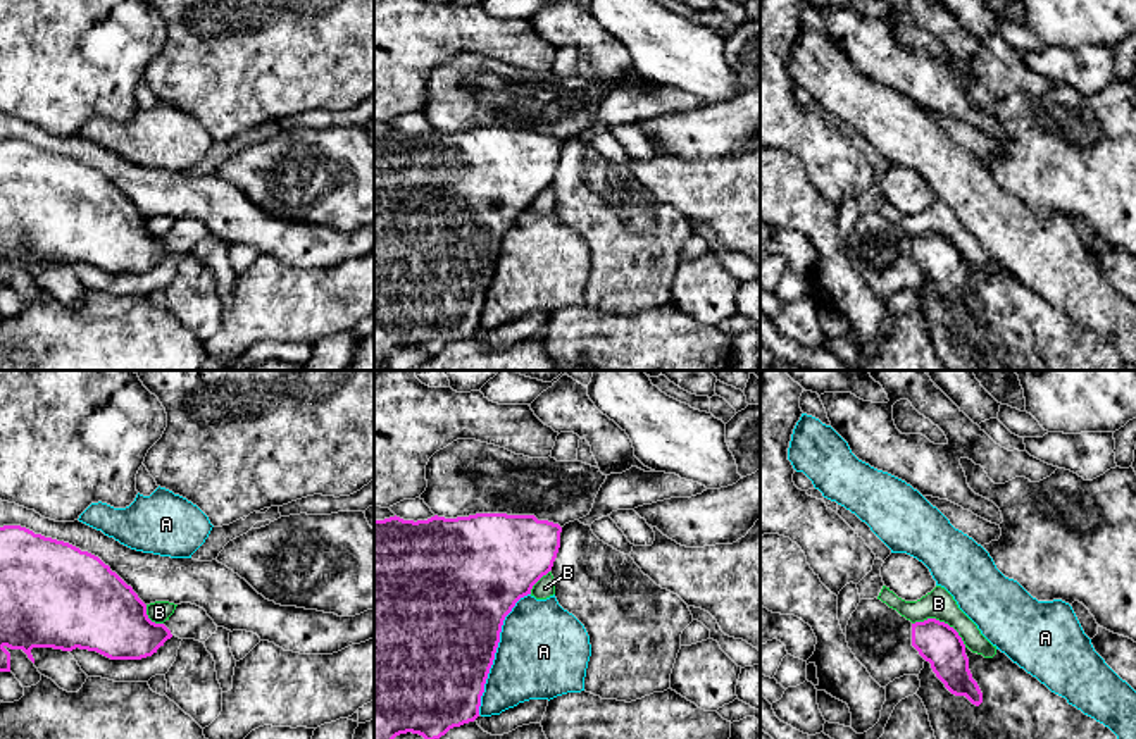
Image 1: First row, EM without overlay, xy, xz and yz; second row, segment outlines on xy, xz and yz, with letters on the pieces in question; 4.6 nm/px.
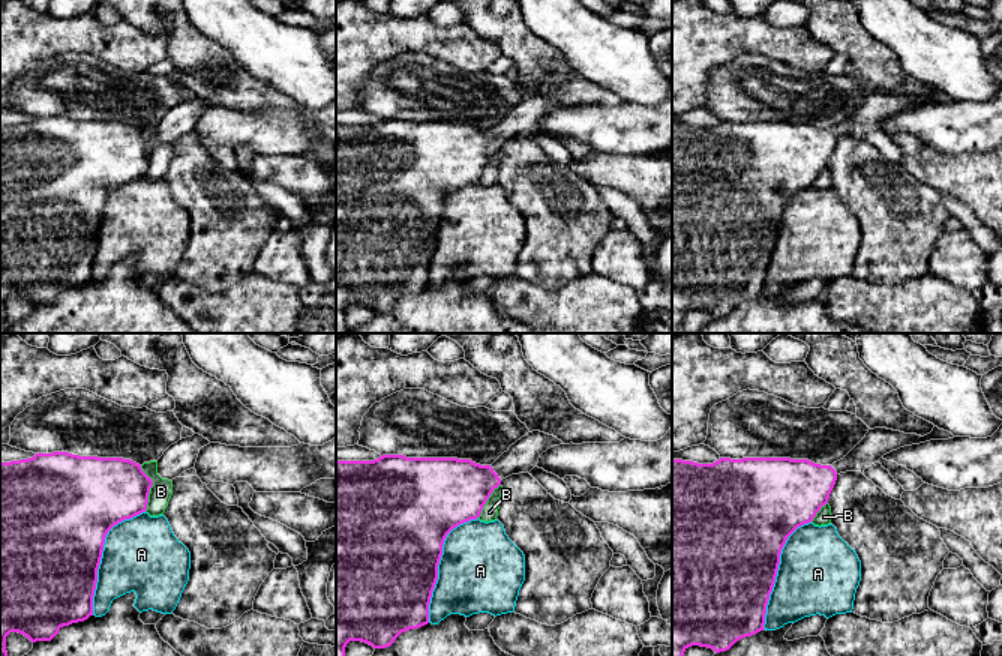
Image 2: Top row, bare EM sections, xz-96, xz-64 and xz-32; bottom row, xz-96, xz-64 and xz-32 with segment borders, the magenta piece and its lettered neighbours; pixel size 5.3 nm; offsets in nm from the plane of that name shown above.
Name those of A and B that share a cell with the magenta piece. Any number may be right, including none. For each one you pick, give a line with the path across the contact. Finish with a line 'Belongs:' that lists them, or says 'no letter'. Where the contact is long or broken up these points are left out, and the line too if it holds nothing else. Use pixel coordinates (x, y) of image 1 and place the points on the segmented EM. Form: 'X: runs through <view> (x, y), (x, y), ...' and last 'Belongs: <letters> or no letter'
Belongs: no letter

